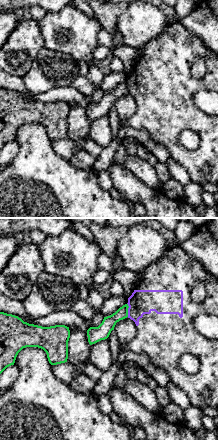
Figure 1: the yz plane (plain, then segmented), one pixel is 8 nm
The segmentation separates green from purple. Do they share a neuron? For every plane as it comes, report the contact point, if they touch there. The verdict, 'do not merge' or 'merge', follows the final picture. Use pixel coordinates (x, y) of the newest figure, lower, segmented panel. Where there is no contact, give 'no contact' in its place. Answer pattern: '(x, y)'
(127, 310)

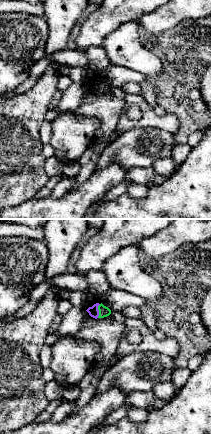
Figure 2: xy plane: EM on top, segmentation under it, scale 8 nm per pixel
(99, 311)

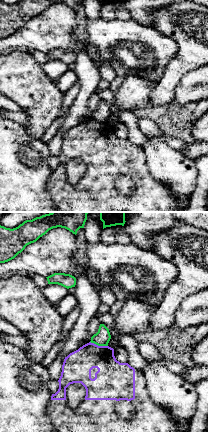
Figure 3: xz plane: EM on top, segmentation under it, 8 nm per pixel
(99, 345)

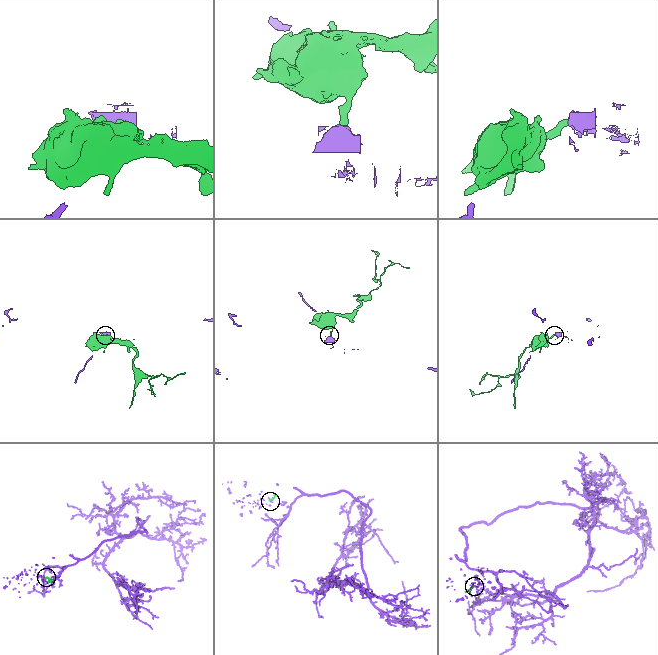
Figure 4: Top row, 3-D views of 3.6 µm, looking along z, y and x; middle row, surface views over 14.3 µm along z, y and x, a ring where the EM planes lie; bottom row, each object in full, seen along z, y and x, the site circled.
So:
do not merge

